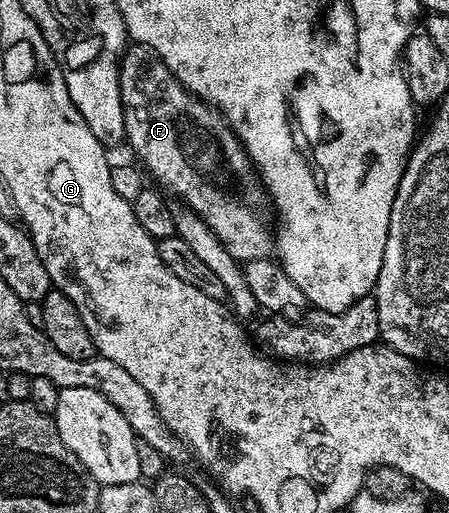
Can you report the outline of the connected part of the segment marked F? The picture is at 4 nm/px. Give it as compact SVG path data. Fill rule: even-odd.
M139 44L129 45L127 49L125 49L123 58L120 60L120 95L122 96L122 108L124 109L126 142L127 145L132 145L133 152L144 161L145 167L143 166L143 169L147 171L149 175L152 173L153 176L161 182L159 185L163 187L169 195L177 194L177 196L180 197L177 199L198 215L199 218L211 228L214 232L214 236L218 236L218 240L224 245L224 249L228 250L230 256L234 256L237 262L243 264L255 258L269 257L274 250L274 230L273 227L271 230L271 228L263 222L263 218L267 216L270 206L268 192L265 190L263 182L260 181L260 175L256 173L255 166L253 166L251 160L248 159L248 151L245 150L241 144L239 136L234 133L230 123L224 119L223 114L221 114L216 107L211 106L210 103L202 101L197 94L190 94L187 88L172 75L170 68L166 68L166 64L155 52Z

